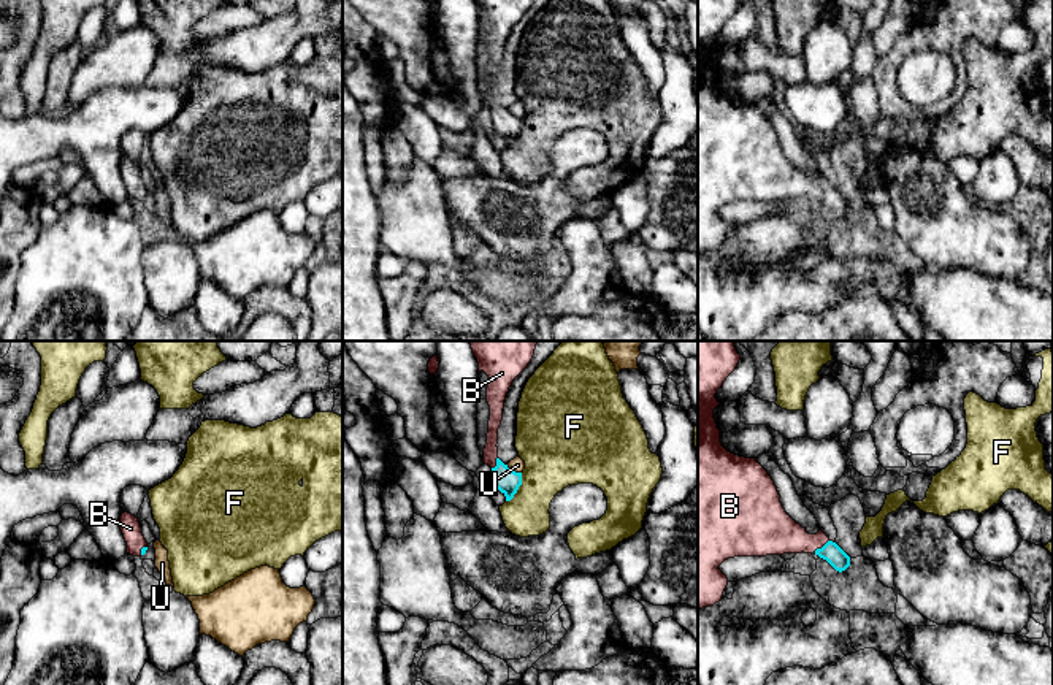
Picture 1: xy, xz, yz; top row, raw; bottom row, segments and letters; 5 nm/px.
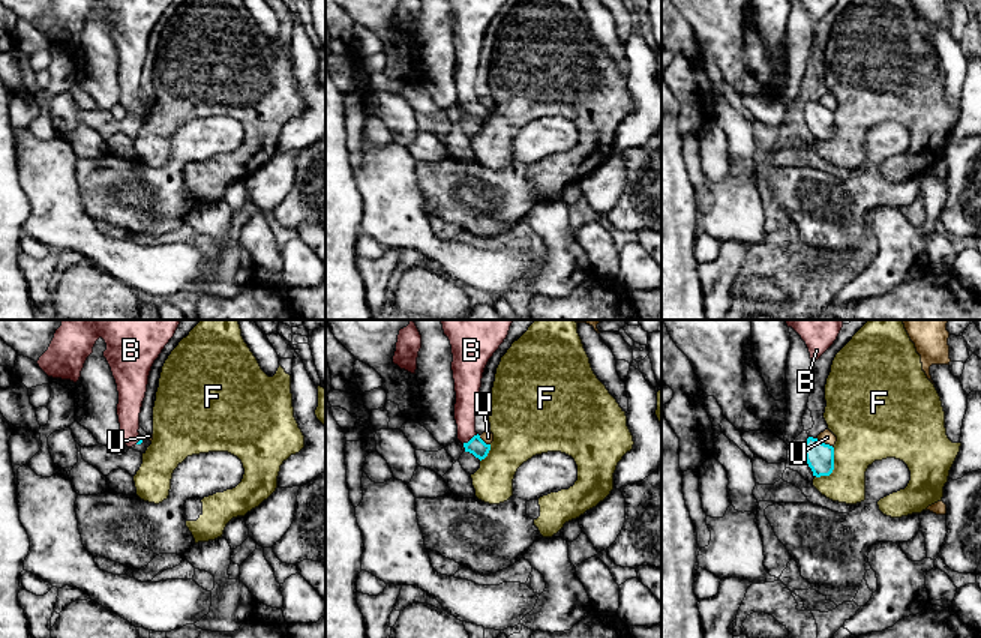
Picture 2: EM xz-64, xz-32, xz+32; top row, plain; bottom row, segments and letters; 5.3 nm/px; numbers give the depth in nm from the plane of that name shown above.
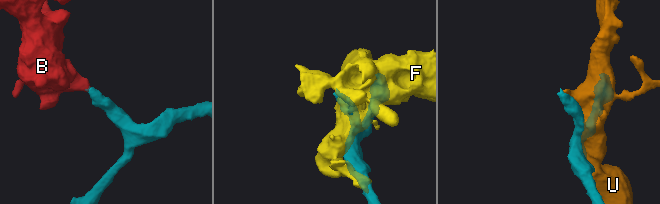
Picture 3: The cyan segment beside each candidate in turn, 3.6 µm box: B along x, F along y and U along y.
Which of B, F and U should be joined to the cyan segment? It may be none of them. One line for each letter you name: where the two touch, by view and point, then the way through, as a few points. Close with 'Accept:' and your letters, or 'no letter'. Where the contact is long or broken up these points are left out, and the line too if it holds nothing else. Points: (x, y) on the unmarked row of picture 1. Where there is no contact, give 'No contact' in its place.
B: Touches cyan at yz (822, 192). Path across: yz (831, 197), (822, 192), (776, 178)
Accept: B

